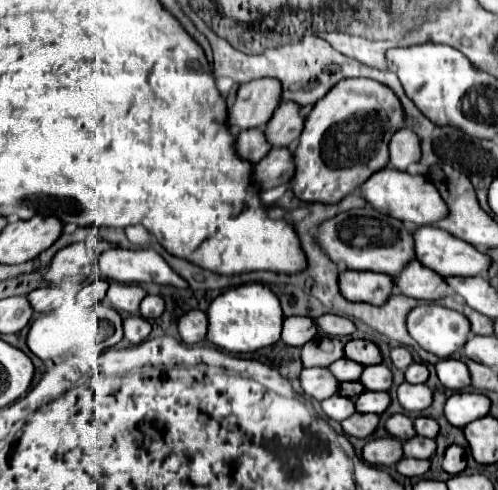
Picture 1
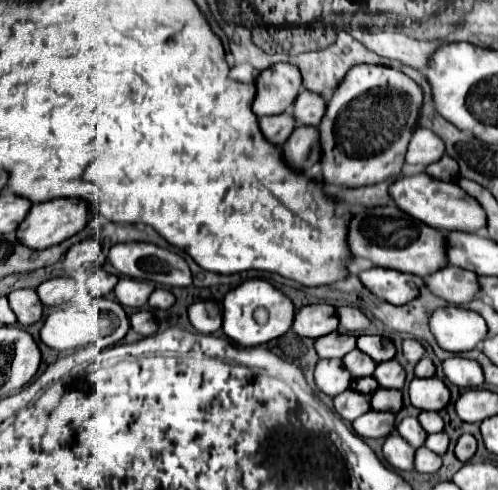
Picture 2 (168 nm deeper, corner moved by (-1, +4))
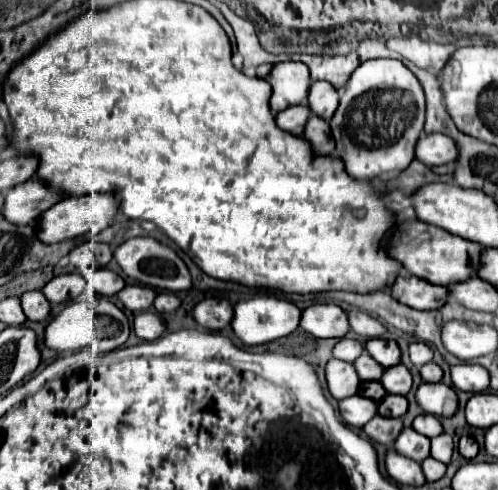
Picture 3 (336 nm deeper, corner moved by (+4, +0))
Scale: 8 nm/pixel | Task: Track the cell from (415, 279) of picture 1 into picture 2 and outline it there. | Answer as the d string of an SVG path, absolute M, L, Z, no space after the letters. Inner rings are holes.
M454 265L426 277L426 287L452 305L466 305L480 293L478 275Z

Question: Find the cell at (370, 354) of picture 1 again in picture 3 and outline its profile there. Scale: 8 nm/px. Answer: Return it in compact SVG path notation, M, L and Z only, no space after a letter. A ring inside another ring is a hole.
M369 339L365 343L365 351L381 365L381 367L393 367L399 363L401 351L395 341L387 339Z

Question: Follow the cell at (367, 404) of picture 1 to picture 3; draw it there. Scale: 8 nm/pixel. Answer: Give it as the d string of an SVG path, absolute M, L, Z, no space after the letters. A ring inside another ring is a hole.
M387 395L377 409L381 417L401 417L407 411L407 399L403 395Z

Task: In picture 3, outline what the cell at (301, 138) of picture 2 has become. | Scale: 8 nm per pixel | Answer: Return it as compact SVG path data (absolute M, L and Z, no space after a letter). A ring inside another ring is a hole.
M311 115L307 125L305 125L303 139L309 141L309 145L313 149L313 155L323 155L323 147L325 147L325 155L329 155L329 157L335 155L335 141L331 137L329 125L323 119Z

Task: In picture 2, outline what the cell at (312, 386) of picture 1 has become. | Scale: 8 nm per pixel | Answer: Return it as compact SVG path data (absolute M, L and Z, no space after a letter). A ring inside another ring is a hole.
M340 359L318 361L314 379L316 379L318 389L330 397L336 397L342 391L350 389L350 383L352 383L352 375L350 375L350 371L346 371L346 367L342 367Z

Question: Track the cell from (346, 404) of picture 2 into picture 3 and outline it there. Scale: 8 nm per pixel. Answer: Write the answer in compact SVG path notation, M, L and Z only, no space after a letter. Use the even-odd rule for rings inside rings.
M363 395L345 397L339 401L339 413L347 425L361 429L369 419L377 415L377 401Z

